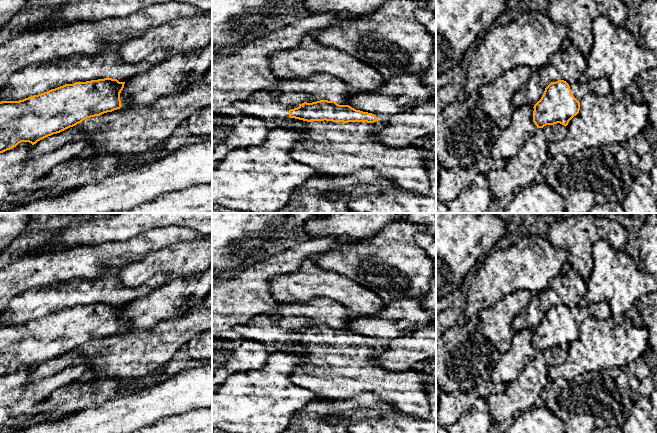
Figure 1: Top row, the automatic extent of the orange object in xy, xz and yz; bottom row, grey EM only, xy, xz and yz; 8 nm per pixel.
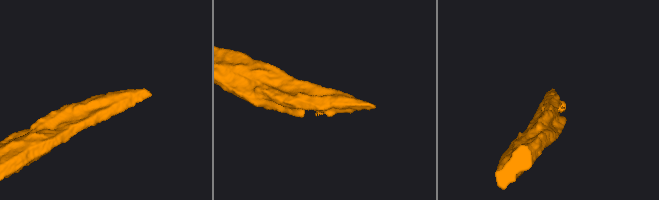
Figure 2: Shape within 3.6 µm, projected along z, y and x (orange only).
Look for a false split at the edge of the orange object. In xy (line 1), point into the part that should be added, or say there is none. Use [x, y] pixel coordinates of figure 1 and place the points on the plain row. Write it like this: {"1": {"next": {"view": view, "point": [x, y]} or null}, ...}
{"1": {"next": null}}

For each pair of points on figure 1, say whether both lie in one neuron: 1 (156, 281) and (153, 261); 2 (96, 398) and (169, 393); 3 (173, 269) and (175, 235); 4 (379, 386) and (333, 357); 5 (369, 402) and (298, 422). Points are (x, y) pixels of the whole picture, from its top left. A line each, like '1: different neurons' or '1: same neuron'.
1: different neurons
2: different neurons
3: different neurons
4: same neuron
5: same neuron

